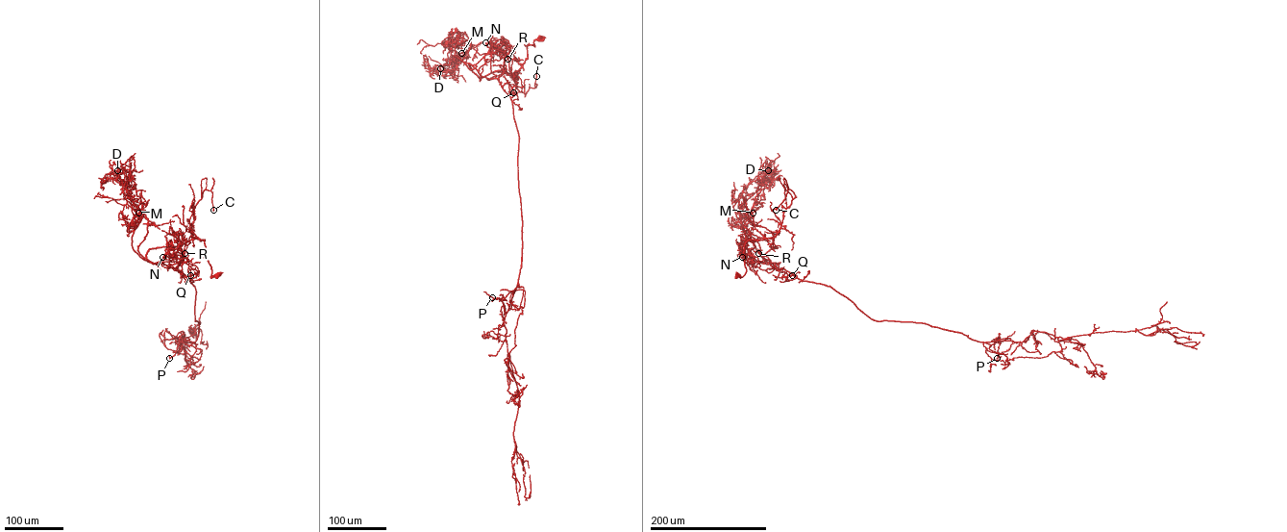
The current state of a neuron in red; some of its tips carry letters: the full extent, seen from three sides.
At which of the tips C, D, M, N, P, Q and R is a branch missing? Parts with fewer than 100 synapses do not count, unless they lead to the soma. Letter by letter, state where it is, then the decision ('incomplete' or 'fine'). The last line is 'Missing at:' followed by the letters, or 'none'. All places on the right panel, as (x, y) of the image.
C: place (776, 210); fine
D: place (768, 170); fine
M: place (753, 213); fine
N: place (742, 257); fine
P: place (997, 358); fine
Q: place (792, 275); fine
R: place (758, 253); incomplete
Missing at: R

